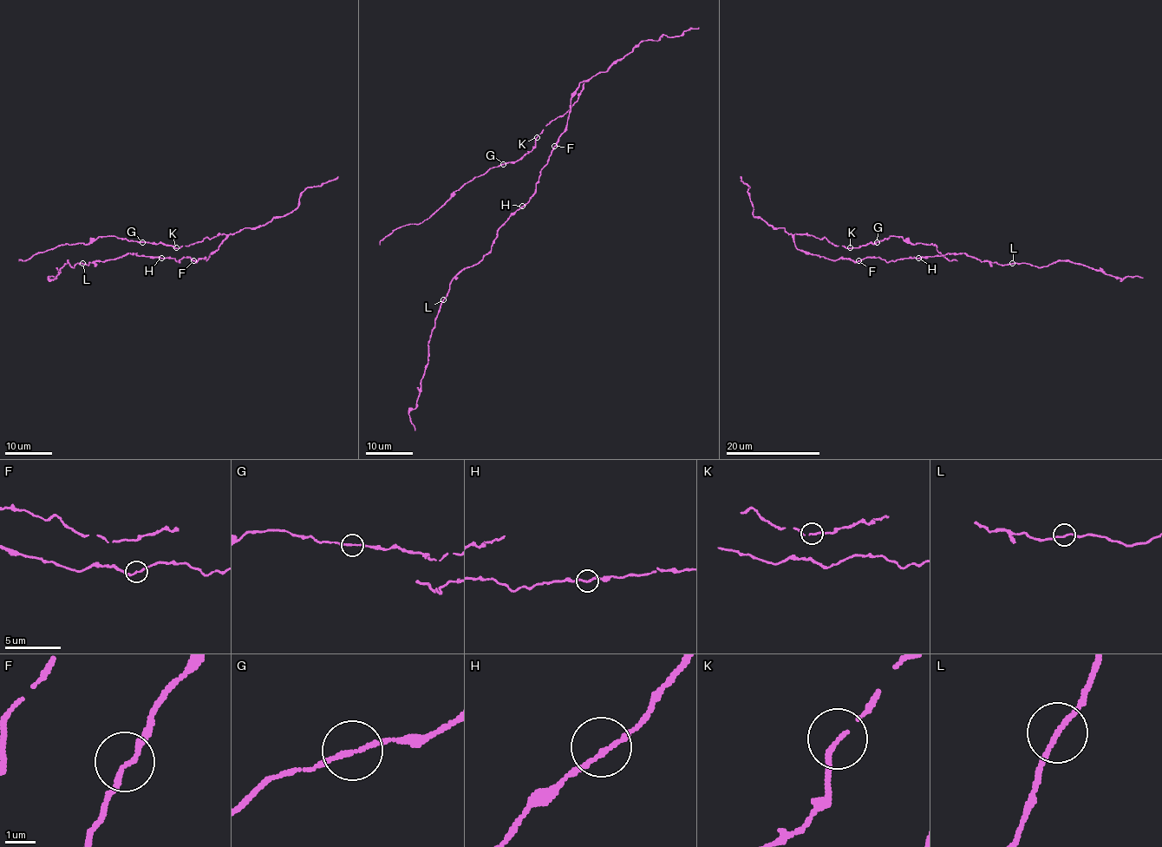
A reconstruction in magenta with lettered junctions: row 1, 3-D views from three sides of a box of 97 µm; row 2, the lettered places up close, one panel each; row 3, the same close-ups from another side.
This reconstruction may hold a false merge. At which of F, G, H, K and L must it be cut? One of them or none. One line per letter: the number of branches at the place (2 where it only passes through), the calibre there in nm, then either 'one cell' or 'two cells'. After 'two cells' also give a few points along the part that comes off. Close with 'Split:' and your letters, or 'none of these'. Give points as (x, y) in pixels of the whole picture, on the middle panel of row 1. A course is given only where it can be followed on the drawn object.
F: 2 branches meet; 150 nm thick; one cell
G: 2 branches meet; 140 nm thick; one cell
H: 2 branches meet; 150 nm thick; one cell
K: 2 branches meet; 120 nm thick; one cell
L: 2 branches meet; 140 nm thick; one cell
Split: none of these

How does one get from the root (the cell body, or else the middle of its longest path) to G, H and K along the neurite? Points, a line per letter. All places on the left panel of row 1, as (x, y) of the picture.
G: (199, 259), (206, 260), (225, 236), (219, 233), (212, 238), (205, 237), (179, 249), (161, 243), (142, 241)
H: (199, 259), (195, 261), (189, 257), (183, 257), (179, 261), (173, 258), (161, 258)
K: (199, 259), (206, 260), (225, 236), (219, 233), (176, 247)

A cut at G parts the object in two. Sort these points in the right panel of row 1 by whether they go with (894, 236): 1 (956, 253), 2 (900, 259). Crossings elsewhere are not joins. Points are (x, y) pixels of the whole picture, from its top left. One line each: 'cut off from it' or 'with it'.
1: cut off from it
2: cut off from it

